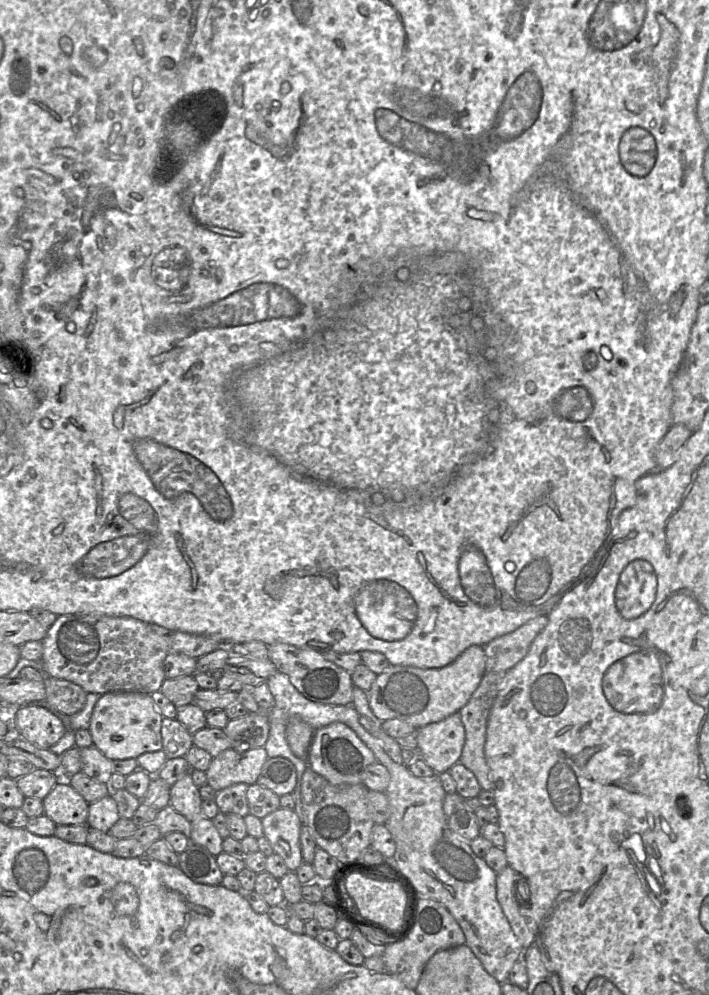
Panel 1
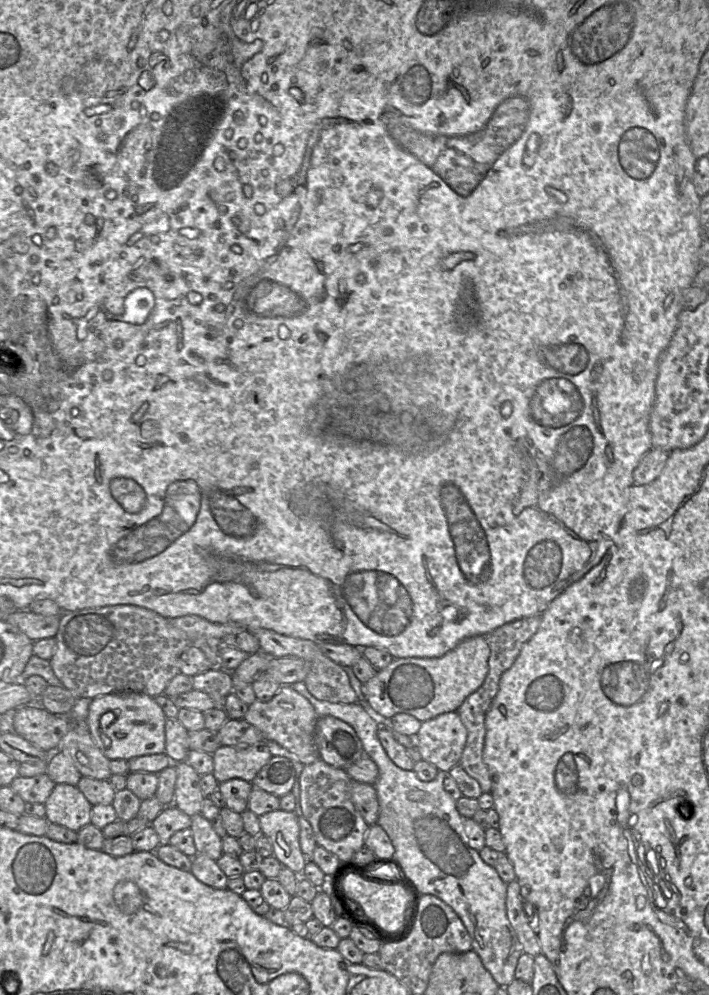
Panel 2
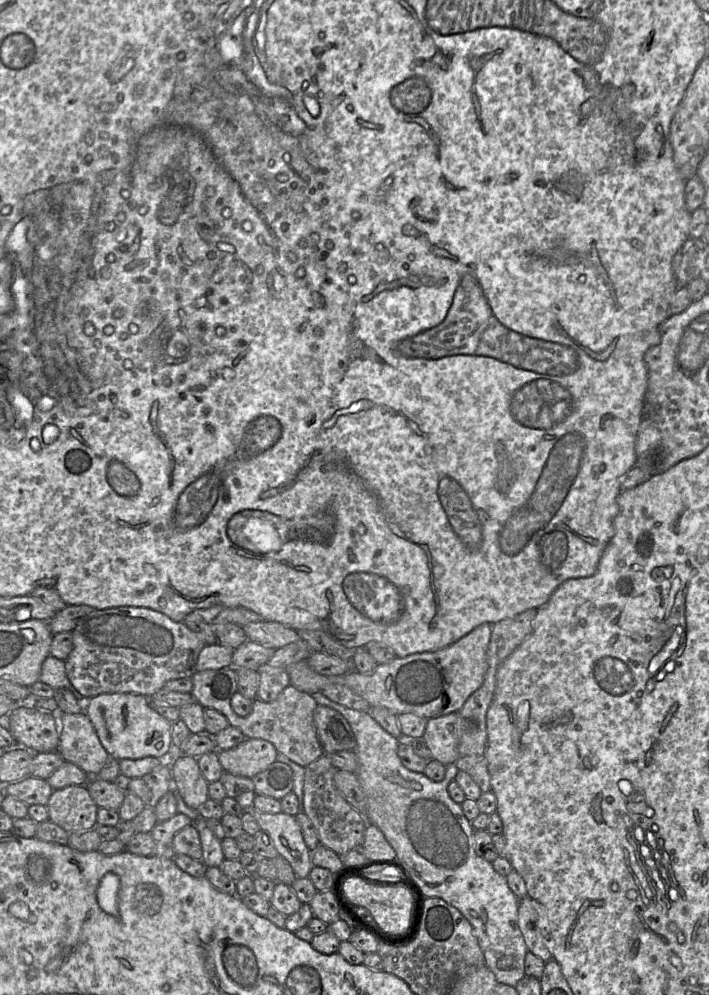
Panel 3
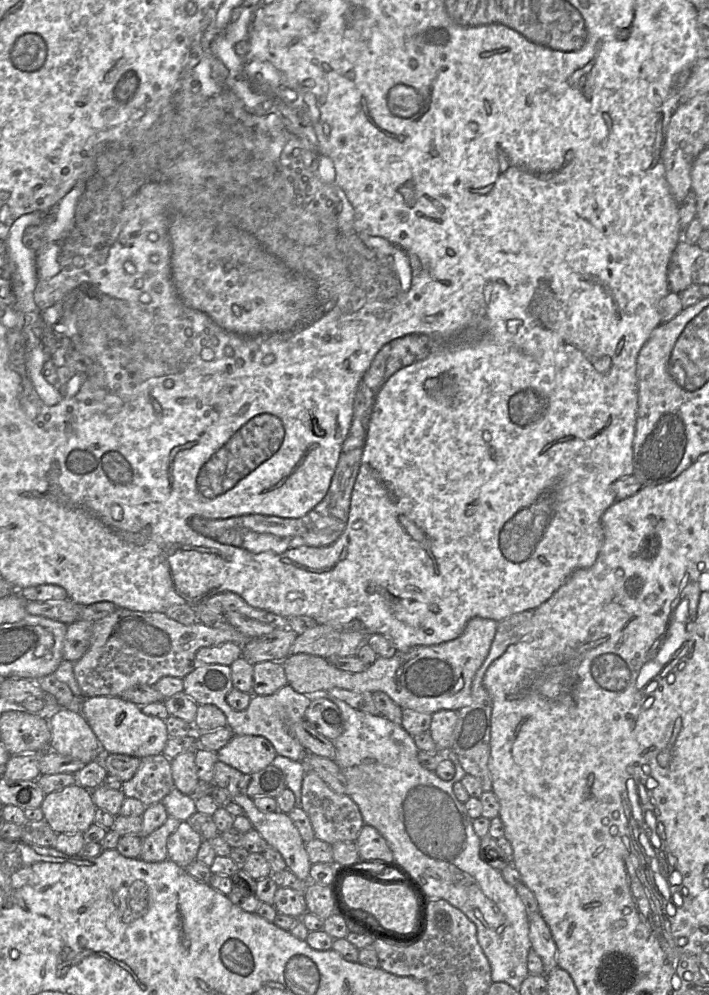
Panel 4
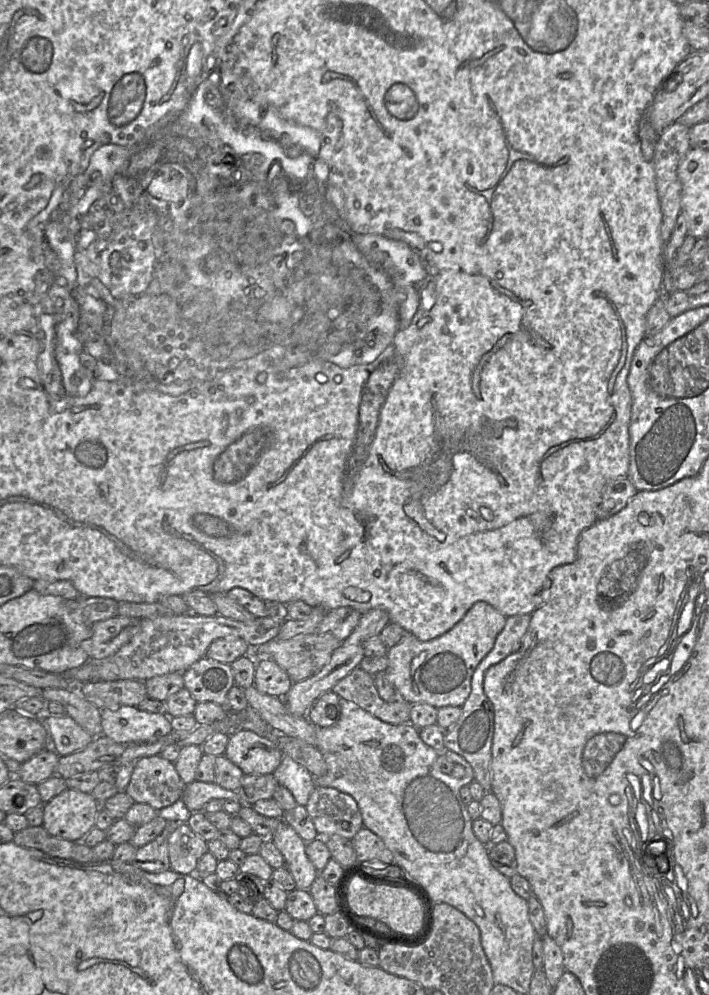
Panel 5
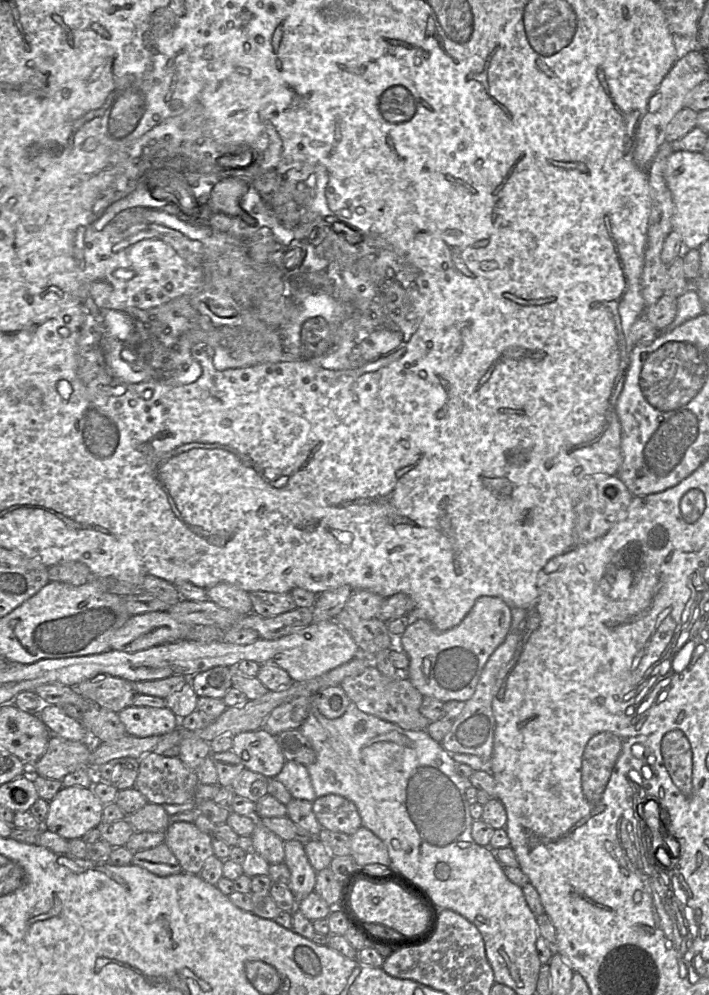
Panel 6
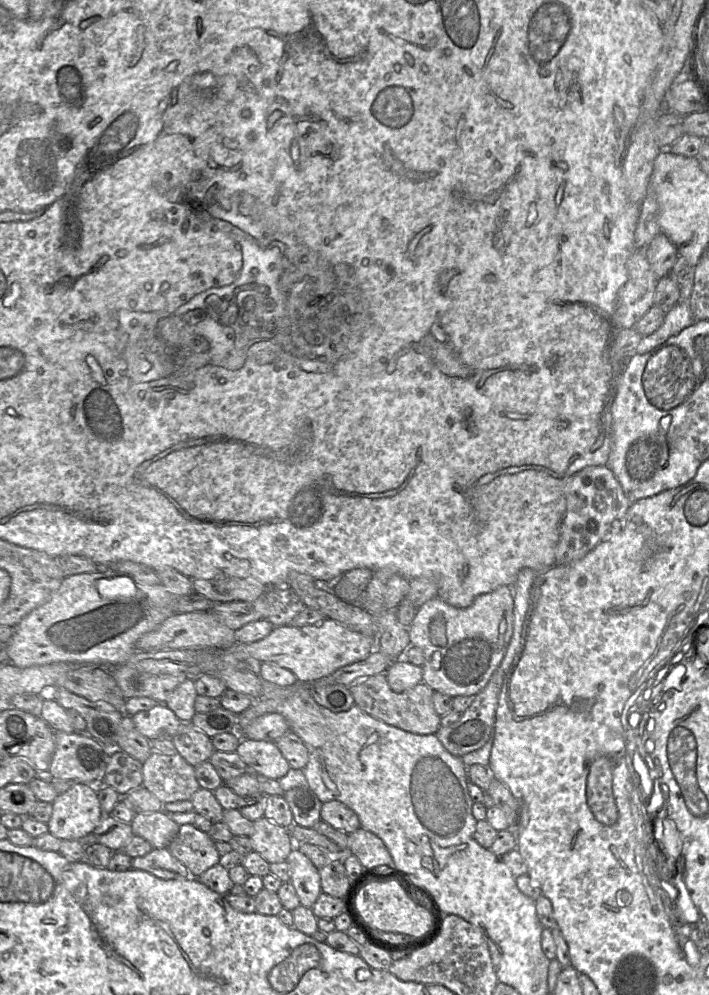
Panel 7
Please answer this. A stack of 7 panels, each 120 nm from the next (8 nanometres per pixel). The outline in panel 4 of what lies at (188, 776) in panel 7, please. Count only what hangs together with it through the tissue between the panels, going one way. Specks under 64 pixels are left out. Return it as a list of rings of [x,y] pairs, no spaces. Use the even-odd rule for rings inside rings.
[[[161,753],[142,758],[136,773],[123,783],[121,791],[147,807],[161,802],[173,788],[171,760]]]

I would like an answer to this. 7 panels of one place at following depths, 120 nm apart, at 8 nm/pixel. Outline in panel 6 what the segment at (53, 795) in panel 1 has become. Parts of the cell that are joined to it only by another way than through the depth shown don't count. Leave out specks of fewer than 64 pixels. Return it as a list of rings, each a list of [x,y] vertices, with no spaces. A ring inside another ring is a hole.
[[[81,786],[62,788],[49,801],[49,812],[43,823],[43,829],[56,833],[67,841],[81,839],[92,829],[99,828],[103,822],[103,807],[92,788]]]

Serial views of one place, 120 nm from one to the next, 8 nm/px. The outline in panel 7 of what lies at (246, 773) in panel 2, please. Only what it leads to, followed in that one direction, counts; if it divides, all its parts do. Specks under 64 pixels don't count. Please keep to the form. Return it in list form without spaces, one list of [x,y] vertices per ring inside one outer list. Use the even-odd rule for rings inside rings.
[[[242,738],[236,753],[247,765],[247,769],[255,774],[279,780],[291,768],[276,743]]]

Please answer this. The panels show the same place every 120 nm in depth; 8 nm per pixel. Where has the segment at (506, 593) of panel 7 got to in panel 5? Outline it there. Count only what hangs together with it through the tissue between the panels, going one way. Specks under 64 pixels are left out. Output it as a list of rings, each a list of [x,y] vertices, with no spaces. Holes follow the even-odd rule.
[[[480,601],[451,630],[435,639],[420,641],[413,634],[404,633],[400,642],[385,654],[388,658],[385,673],[397,690],[398,697],[410,704],[424,703],[437,709],[462,707],[471,692],[472,675],[493,648],[506,619],[493,606]]]

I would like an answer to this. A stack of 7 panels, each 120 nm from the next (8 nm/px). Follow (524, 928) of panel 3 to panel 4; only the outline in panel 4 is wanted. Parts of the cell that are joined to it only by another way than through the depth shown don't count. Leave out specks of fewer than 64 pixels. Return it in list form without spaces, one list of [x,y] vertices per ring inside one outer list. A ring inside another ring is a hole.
[[[539,912],[530,915],[529,938],[532,949],[543,962],[543,975],[547,976],[557,967],[557,947],[548,924]]]

